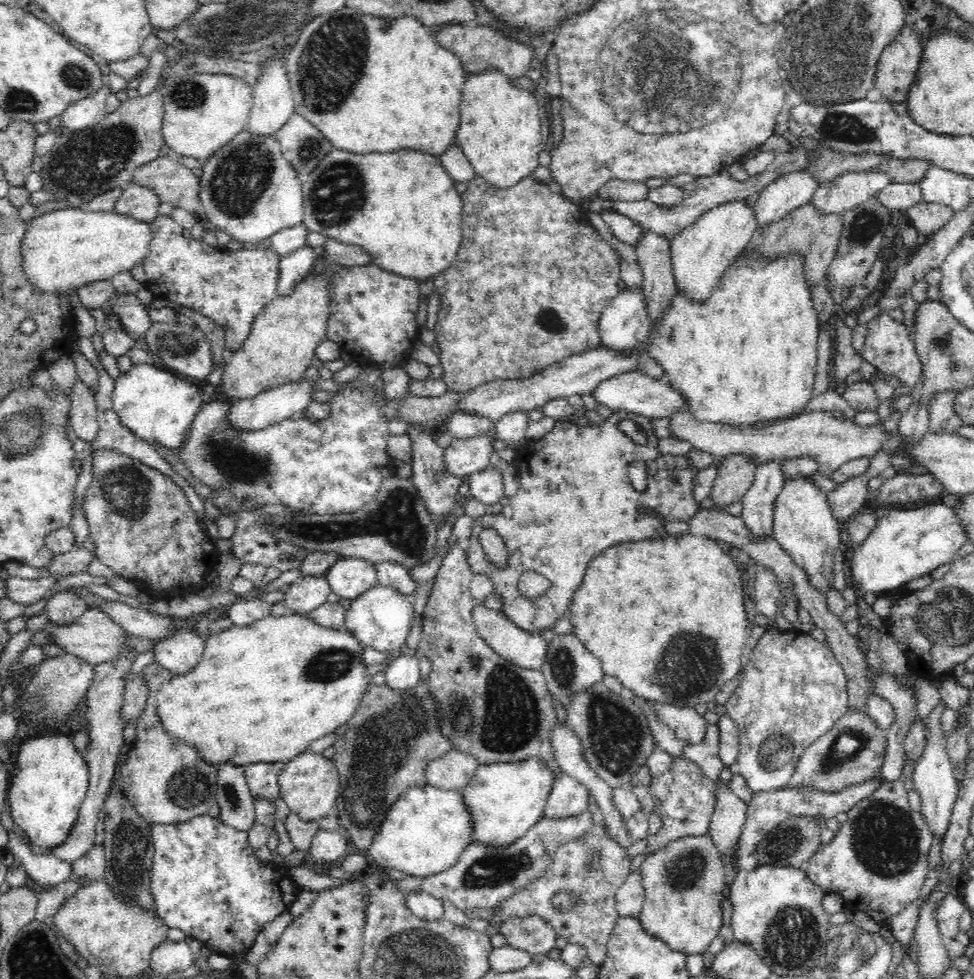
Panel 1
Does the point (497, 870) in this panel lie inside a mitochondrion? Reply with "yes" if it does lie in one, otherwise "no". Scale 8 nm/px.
yes

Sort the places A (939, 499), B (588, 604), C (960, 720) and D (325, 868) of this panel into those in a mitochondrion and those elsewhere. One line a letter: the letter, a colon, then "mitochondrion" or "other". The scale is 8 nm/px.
A: other
B: other
C: other
D: other

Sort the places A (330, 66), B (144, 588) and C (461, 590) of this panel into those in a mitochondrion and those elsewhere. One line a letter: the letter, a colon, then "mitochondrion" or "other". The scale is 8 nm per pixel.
A: mitochondrion
B: other
C: other

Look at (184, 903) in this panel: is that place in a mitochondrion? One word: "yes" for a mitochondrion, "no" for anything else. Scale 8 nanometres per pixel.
no

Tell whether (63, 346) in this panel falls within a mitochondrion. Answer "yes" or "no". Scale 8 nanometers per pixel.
no

